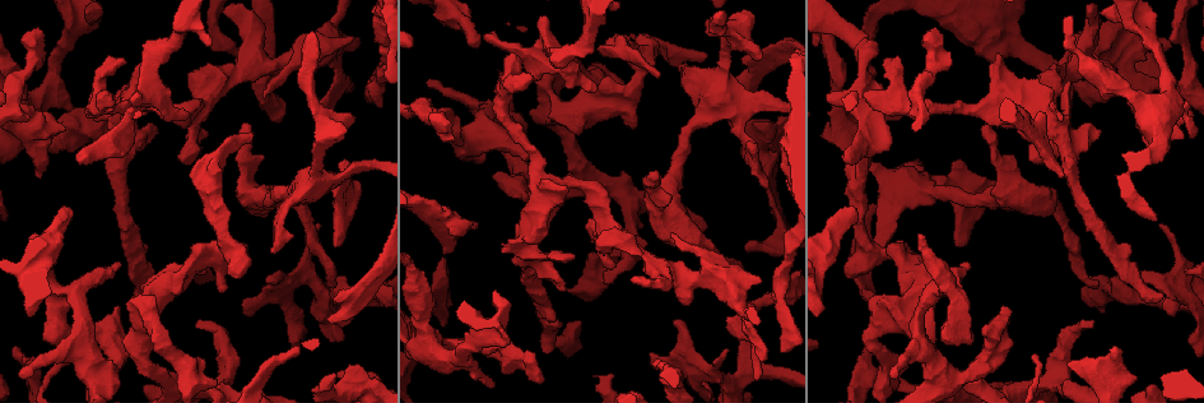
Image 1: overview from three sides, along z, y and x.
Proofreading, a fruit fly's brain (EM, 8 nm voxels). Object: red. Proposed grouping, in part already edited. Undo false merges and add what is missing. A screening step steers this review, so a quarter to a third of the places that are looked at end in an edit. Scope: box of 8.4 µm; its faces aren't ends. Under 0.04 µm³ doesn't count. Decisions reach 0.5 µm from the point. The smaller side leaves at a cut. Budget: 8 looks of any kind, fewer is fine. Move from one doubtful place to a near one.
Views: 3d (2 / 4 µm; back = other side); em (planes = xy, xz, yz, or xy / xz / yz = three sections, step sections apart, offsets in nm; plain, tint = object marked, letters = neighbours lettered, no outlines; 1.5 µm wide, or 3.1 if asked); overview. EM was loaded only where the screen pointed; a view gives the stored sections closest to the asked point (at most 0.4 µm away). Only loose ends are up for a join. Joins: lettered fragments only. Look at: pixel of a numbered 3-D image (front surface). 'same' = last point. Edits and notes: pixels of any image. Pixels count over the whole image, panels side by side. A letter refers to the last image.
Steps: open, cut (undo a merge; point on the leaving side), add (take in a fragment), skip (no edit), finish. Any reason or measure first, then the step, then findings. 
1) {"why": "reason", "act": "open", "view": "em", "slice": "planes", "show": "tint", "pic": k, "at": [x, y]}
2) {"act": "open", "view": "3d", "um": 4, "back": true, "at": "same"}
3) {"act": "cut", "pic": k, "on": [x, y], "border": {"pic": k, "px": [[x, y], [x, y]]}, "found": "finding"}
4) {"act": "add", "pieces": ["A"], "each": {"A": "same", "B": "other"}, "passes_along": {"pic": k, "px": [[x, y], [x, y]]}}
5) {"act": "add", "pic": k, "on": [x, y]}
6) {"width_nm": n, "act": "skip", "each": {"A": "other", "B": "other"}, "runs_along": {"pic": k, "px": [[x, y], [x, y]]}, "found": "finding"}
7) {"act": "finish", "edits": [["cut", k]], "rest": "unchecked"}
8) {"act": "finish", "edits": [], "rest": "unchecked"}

{"why": "an open end", "act": "open", "view": "3d", "um": 4, "pic": 1, "at": [559, 290]}

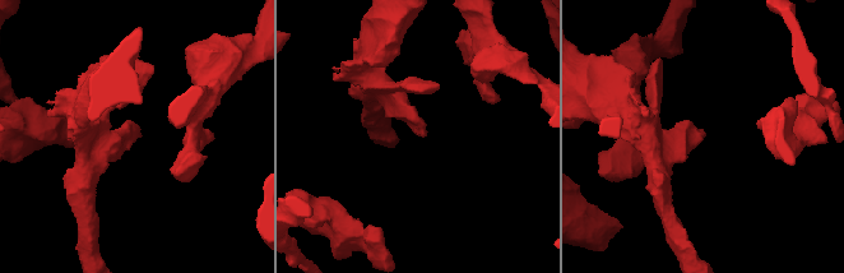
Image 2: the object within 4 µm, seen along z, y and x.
{"act": "open", "view": "em", "slice": "planes", "show": "letters", "pic": 2, "at": [128, 139]}

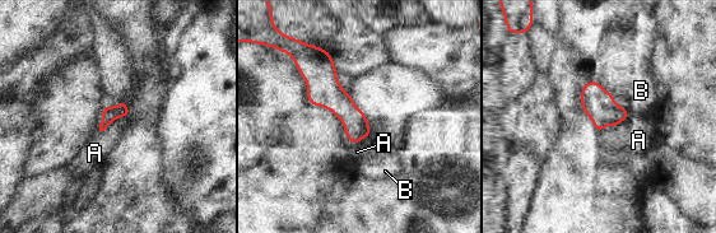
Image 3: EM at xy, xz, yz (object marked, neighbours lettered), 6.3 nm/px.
{"longest_contact_nm": ["A", 120], "act": "skip", "each": {"A": "other", "B": "other"}, "found": "no lettered fragment goes on from it"}

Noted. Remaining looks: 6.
{"why": "free end", "act": "open", "view": "3d", "um": 2, "back": true, "pic": 1, "at": [655, 363]}

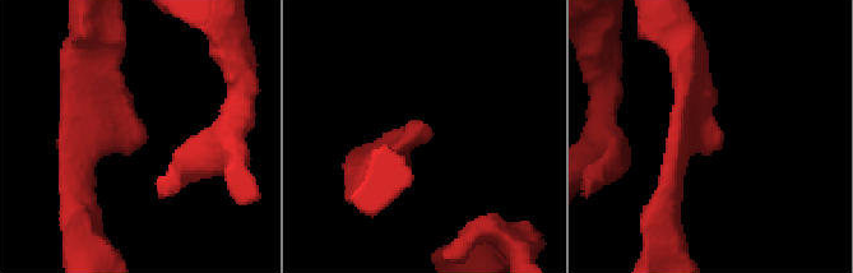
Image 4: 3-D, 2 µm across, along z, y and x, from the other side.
{"act": "open", "view": "em", "slice": "planes", "show": "letters", "pic": 4, "at": [717, 140]}

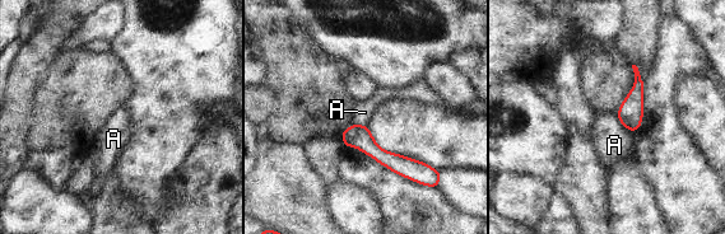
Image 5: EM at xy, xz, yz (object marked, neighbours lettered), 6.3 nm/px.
{"act": "skip", "each": {"A": "other"}, "found": "none of them fits"}

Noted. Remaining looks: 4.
{"why": "thick end", "act": "open", "view": "em", "slice": "planes", "show": "letters", "pic": 1, "at": [473, 221]}

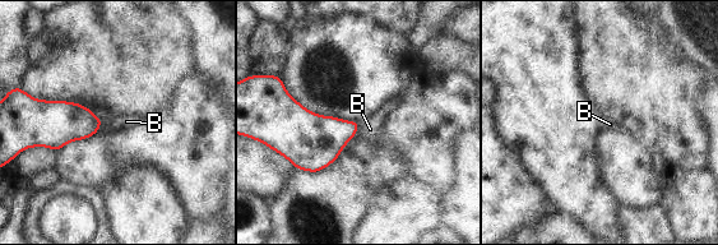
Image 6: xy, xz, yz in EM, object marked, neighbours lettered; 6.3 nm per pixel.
{"act": "skip", "each": {"B": "other"}, "border": {"pic": 6, "px": [[360, 124], [356, 132]]}, "found": "no lettered fragment goes on from it"}

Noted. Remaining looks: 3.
{"act": "finish", "edits": [], "rest": "unchecked"}

